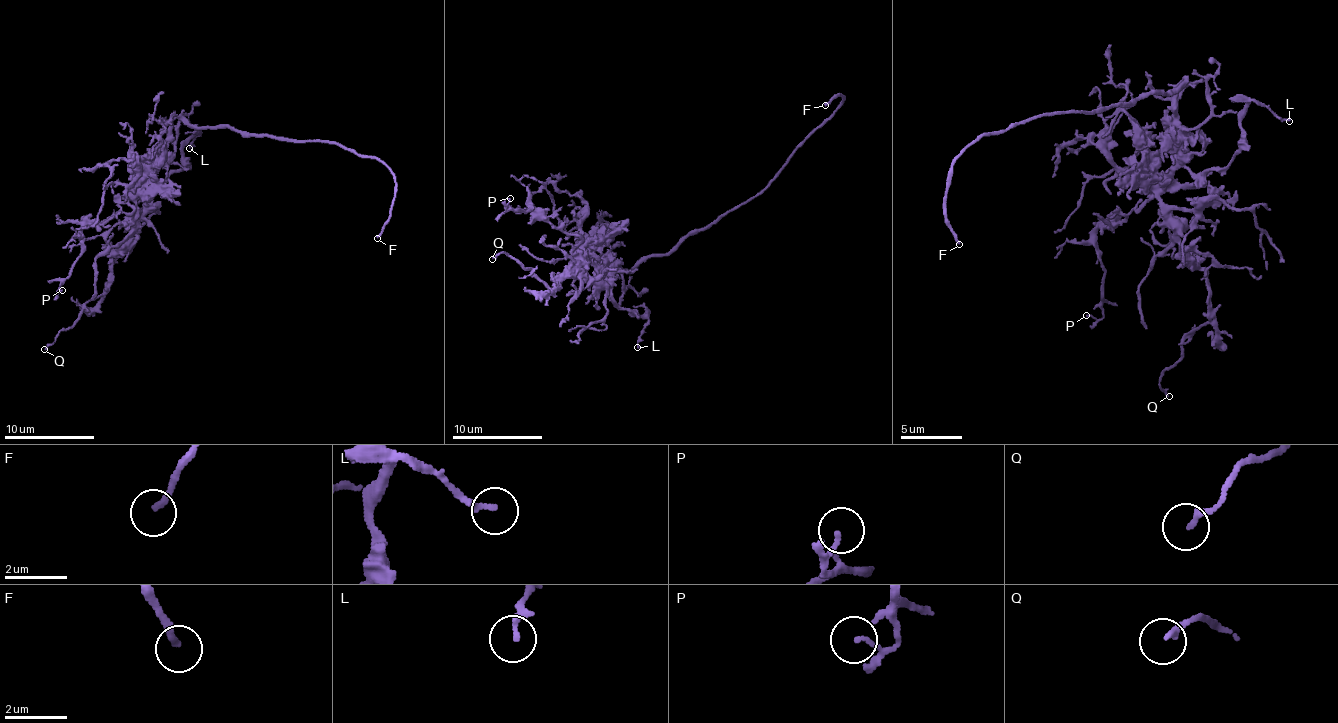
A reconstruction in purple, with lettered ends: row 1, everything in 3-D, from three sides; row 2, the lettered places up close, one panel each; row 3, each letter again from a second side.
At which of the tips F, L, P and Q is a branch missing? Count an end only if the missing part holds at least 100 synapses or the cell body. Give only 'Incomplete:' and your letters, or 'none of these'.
Incomplete: F

